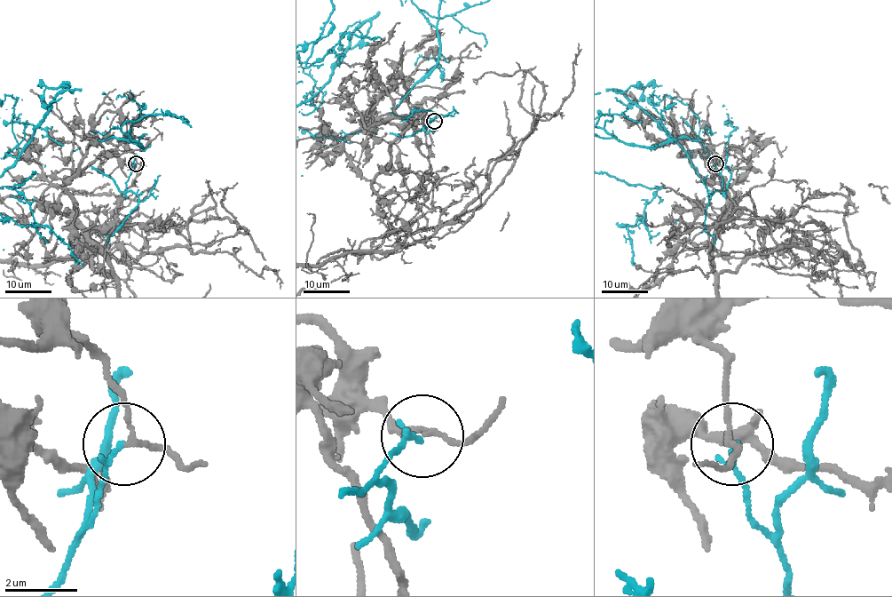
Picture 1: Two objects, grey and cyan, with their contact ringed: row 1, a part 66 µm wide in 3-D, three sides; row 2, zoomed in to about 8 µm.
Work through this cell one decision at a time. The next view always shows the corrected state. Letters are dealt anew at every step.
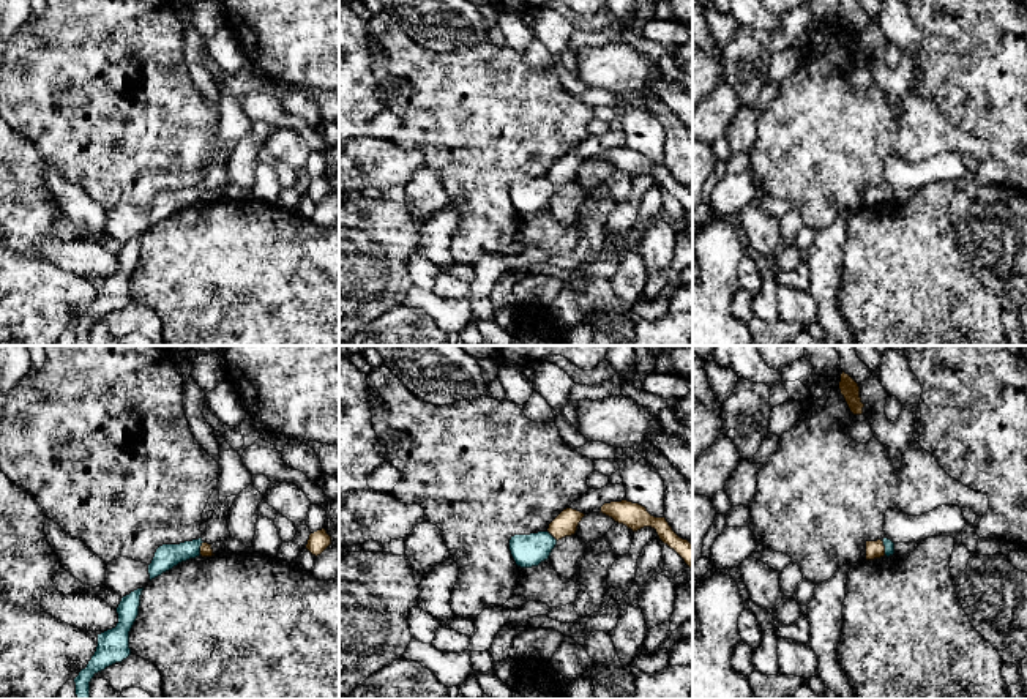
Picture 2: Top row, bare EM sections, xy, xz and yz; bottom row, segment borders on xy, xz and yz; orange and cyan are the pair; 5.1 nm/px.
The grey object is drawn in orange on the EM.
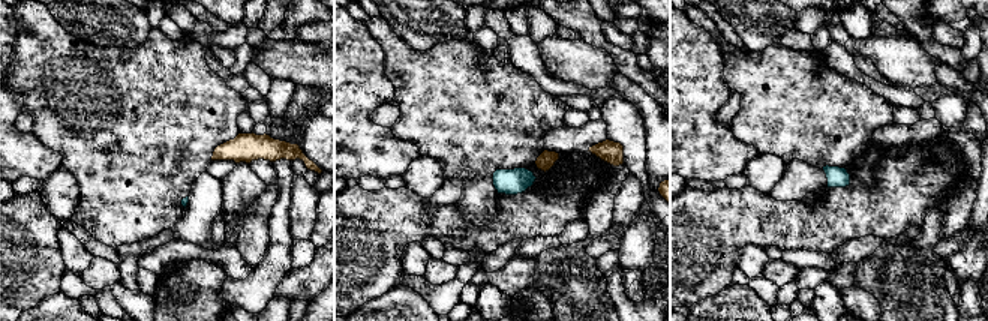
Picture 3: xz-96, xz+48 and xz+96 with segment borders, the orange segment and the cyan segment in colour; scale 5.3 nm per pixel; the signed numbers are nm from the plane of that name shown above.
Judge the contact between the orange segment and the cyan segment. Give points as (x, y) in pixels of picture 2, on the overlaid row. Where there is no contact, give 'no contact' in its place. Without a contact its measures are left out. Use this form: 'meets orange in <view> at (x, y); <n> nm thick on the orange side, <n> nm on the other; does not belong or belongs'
meets orange in yz at (884, 548); 100 nm thick on the orange side, 50 nm on the other; does not belong

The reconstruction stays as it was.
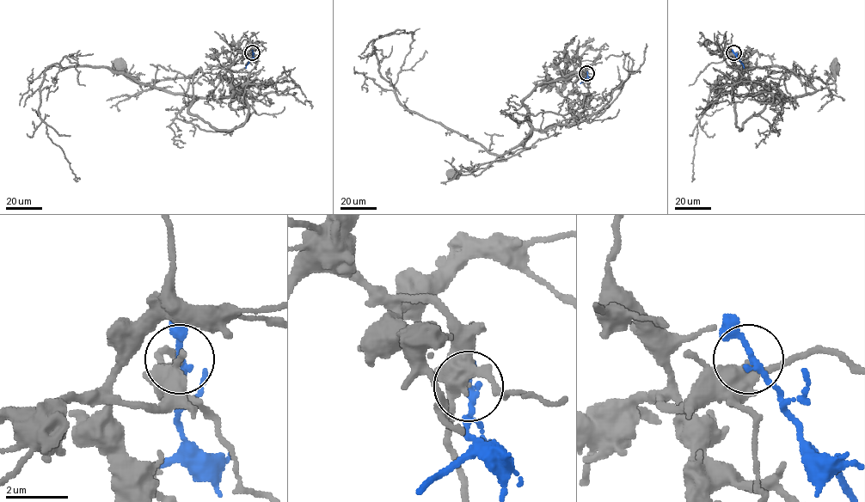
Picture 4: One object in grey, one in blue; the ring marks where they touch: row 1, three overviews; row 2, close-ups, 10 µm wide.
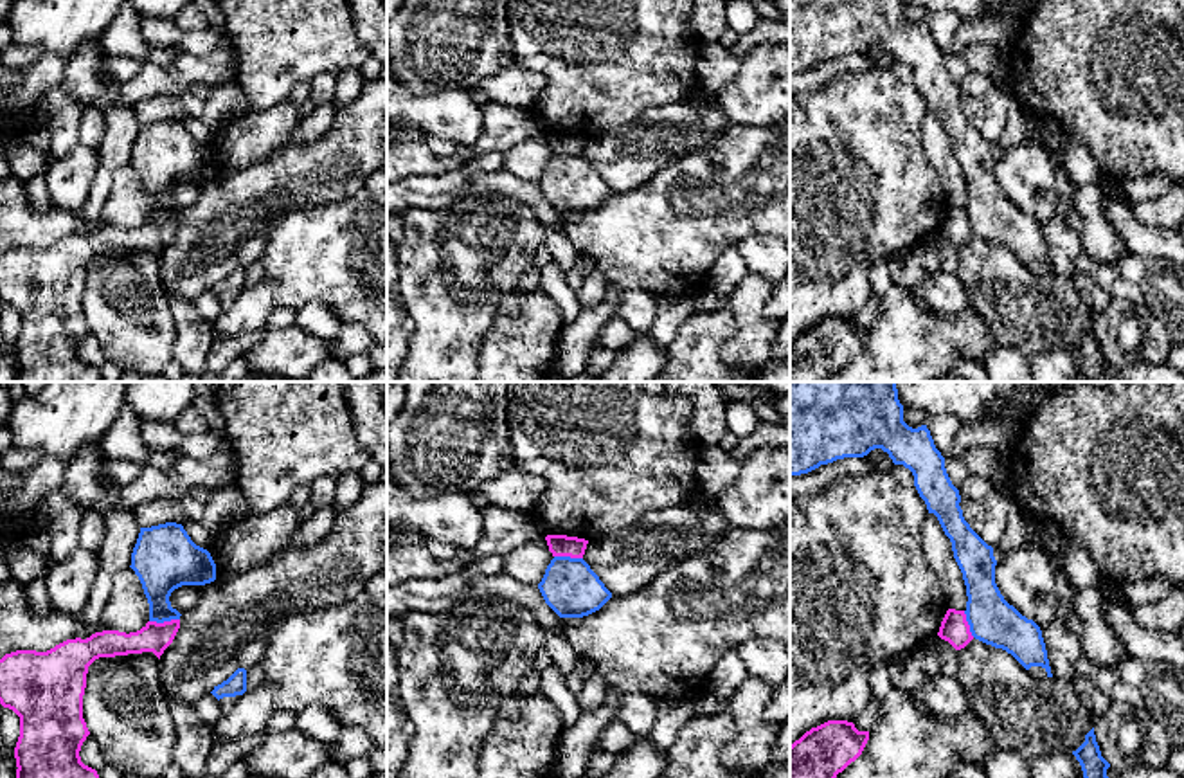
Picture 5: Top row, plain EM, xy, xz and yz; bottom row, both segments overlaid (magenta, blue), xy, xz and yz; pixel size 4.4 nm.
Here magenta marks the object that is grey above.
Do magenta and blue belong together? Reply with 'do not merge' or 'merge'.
do not merge

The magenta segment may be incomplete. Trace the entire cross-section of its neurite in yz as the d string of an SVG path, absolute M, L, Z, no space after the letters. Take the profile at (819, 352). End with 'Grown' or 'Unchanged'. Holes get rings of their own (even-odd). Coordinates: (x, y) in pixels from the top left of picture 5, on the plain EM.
M828 317L790 342L790 382L830 382L869 337L853 319Z. Unchanged

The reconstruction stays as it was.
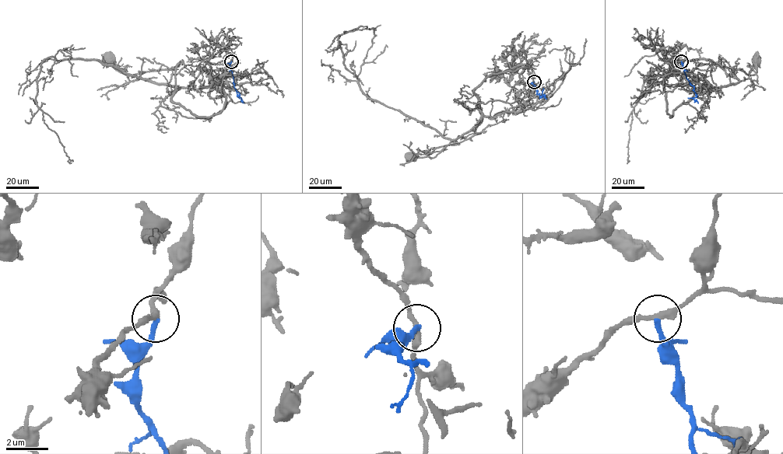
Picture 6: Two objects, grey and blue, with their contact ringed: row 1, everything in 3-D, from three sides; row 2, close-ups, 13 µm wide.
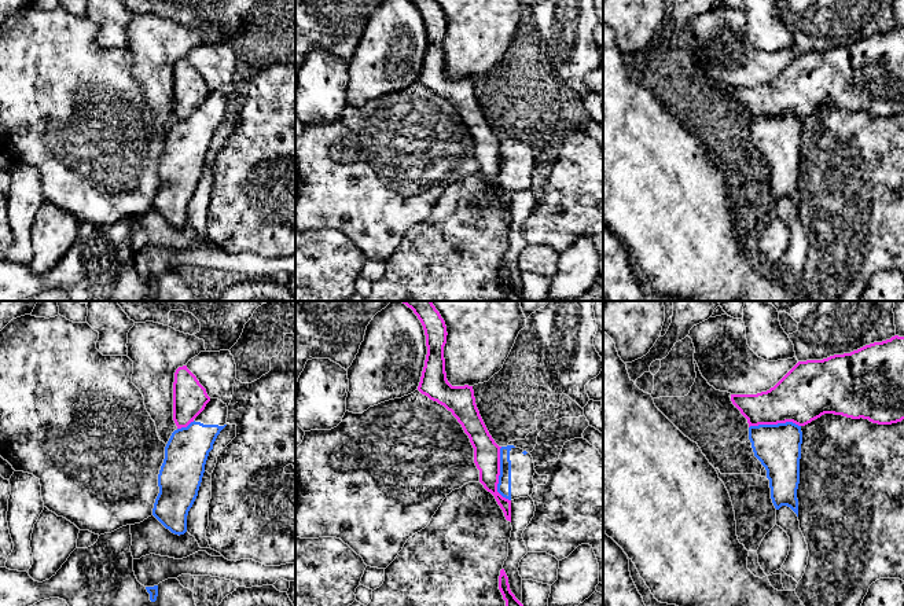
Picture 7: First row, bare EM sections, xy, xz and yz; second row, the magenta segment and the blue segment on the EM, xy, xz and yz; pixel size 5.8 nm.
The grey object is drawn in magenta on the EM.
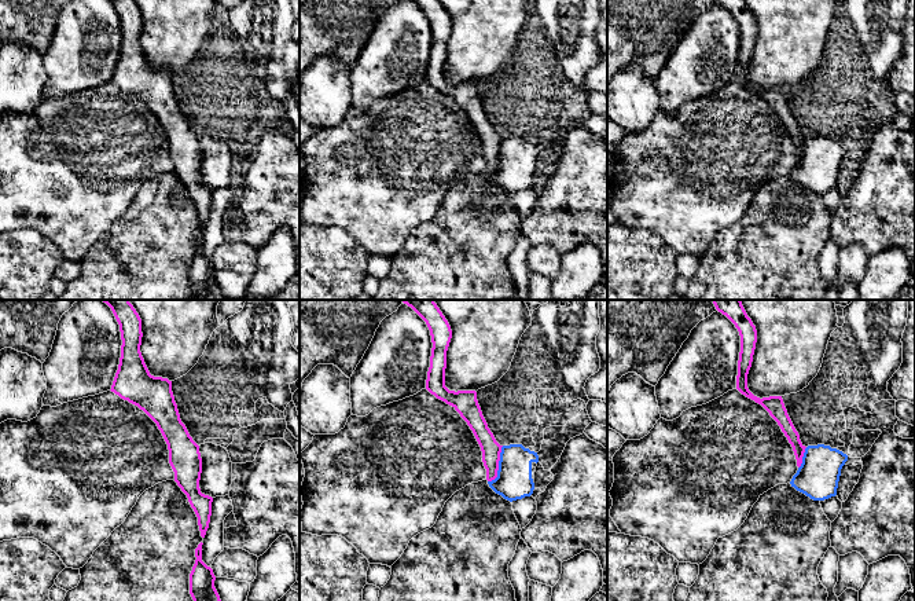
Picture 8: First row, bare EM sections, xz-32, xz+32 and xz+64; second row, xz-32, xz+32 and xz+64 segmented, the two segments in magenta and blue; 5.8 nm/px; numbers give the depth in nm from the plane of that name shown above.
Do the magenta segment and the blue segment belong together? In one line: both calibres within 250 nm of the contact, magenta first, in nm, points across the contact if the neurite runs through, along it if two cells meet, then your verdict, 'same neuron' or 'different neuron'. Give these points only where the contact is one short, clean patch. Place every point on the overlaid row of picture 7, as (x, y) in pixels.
160/80 nm | along xz (502, 447), (498, 491), (510, 500) | different neuron

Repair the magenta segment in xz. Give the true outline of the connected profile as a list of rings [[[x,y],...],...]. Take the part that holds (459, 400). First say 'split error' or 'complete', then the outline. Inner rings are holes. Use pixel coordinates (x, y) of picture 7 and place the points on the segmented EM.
complete; [[[400,301],[420,320],[427,355],[418,390],[444,405],[462,425],[474,448],[474,463],[479,470],[479,482],[490,492],[507,521],[511,522],[511,500],[497,492],[500,475],[500,448],[489,434],[475,404],[473,386],[452,386],[447,379],[444,346],[447,326],[431,301]]]

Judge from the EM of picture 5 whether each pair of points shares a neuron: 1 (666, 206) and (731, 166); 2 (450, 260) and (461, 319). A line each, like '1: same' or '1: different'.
1: same
2: same

